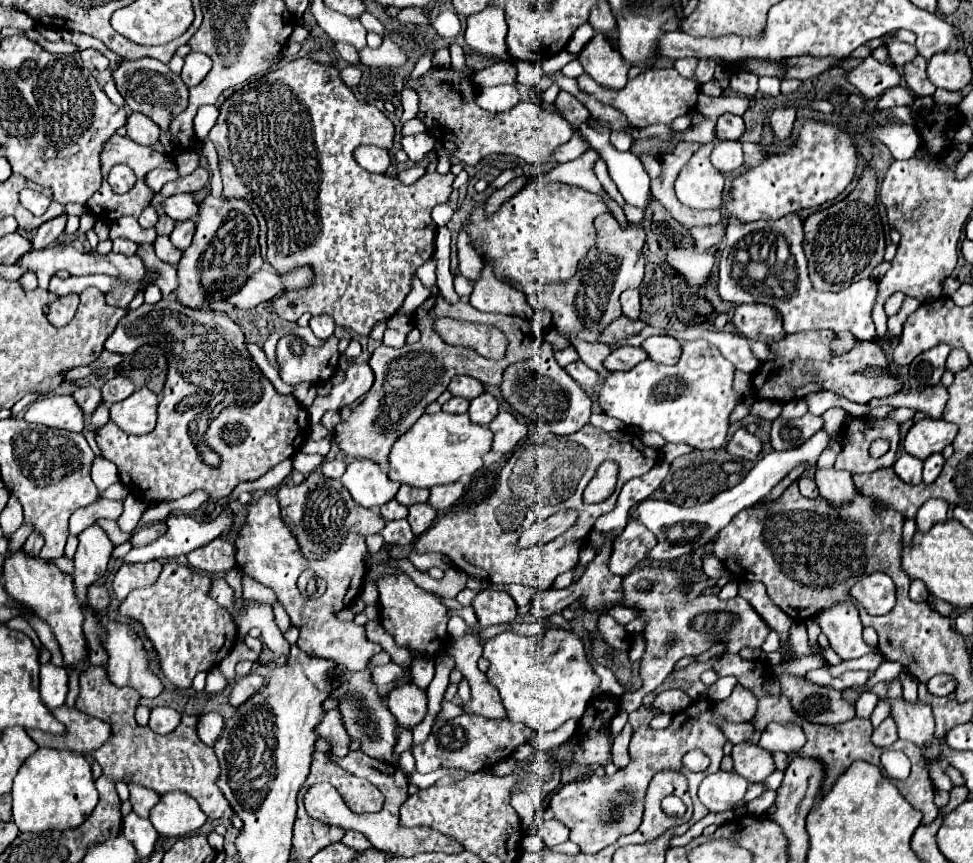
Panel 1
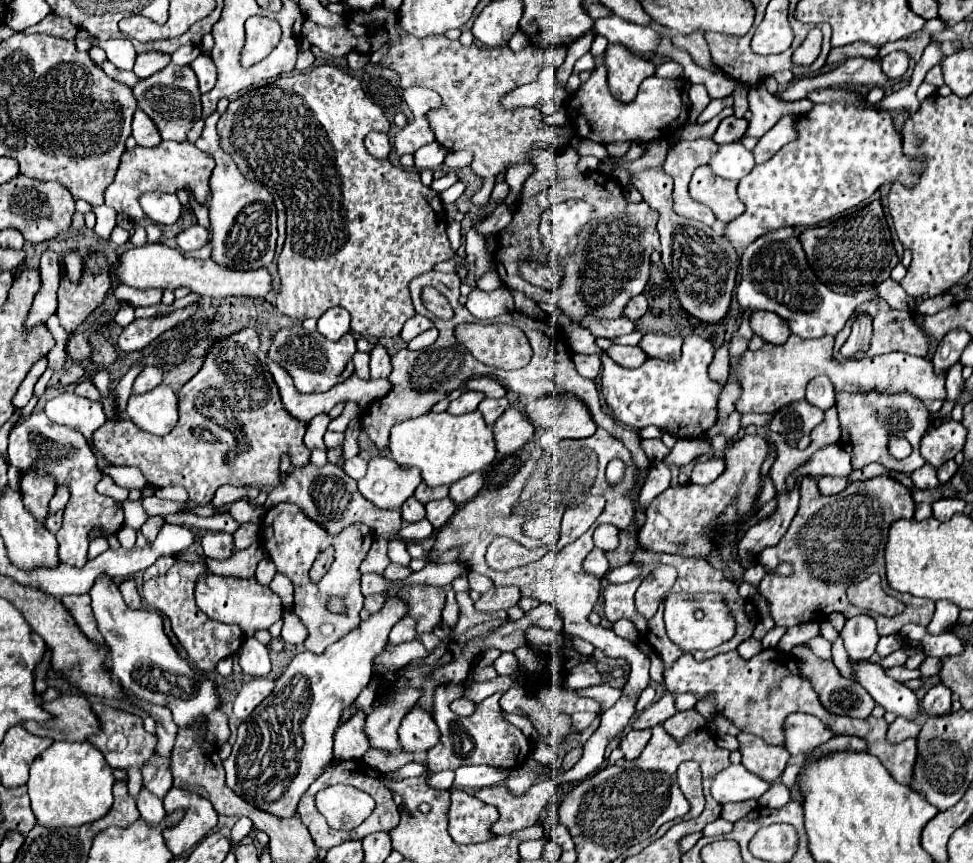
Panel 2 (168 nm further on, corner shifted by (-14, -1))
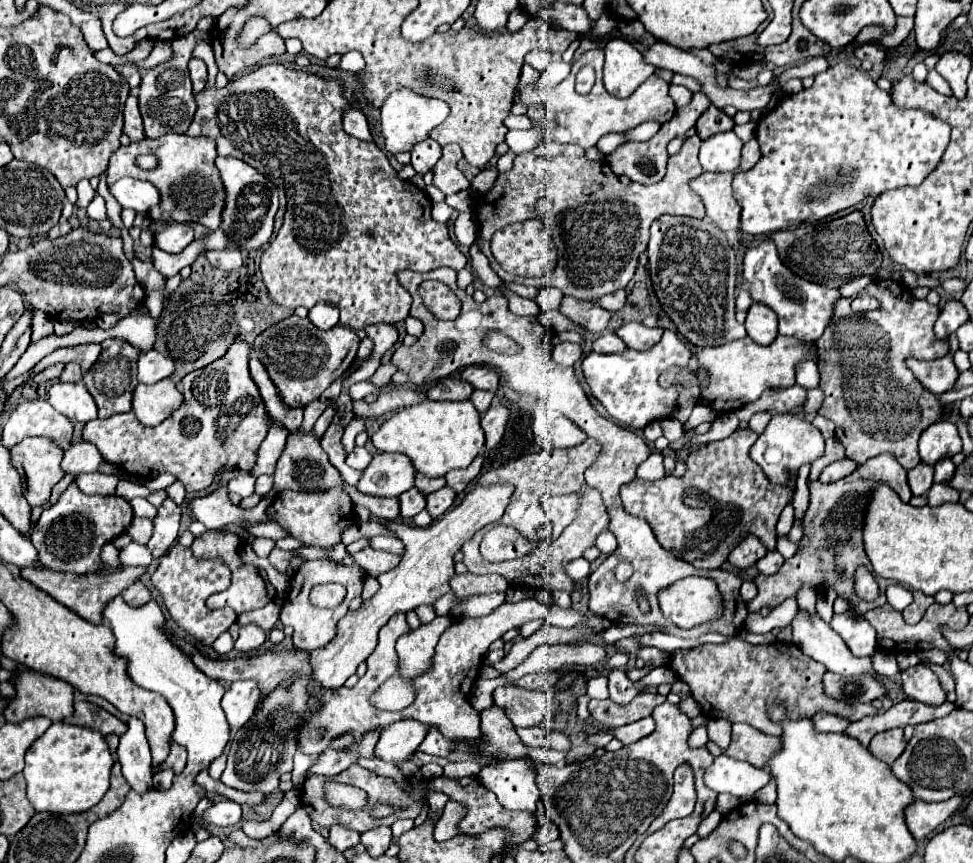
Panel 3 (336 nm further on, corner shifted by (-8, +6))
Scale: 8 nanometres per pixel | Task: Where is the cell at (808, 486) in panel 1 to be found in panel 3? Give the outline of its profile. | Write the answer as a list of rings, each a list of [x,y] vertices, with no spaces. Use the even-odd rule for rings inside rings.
[[[843,458],[843,460],[837,460],[837,462],[829,464],[829,466],[821,472],[819,480],[825,482],[825,484],[829,484],[829,482],[837,482],[837,480],[849,476],[855,468],[857,468],[857,462],[853,462],[851,458]]]

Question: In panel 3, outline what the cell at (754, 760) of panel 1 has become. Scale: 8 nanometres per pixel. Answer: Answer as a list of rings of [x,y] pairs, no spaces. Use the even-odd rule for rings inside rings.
[[[733,724],[731,744],[725,754],[735,760],[745,760],[753,766],[765,766],[773,752],[779,750],[779,738],[767,736],[749,724]]]

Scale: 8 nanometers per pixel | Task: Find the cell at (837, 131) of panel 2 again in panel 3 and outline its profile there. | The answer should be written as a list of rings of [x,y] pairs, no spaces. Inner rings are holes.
[[[839,60],[817,74],[811,88],[781,96],[781,102],[763,112],[755,130],[761,160],[751,170],[735,174],[733,180],[735,200],[741,206],[741,232],[753,236],[787,230],[791,224],[823,220],[885,190],[919,186],[937,168],[951,134],[949,124],[927,110],[897,108],[889,92],[881,90],[865,70],[847,60]]]

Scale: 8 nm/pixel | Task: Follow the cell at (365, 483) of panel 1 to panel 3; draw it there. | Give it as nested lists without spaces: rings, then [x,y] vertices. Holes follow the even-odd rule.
[[[375,454],[357,484],[359,492],[381,492],[379,496],[399,496],[413,488],[415,468],[405,454]]]

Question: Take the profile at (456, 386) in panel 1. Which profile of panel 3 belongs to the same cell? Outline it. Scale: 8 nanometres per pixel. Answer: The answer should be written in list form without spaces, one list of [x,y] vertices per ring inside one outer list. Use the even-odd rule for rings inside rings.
[[[469,366],[461,372],[461,378],[467,380],[473,388],[481,390],[497,390],[499,386],[499,374],[487,366]]]

